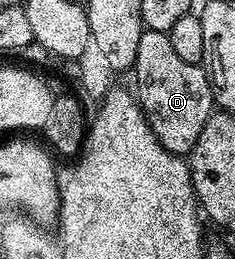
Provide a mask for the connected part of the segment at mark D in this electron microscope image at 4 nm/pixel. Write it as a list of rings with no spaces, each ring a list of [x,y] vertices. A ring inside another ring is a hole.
[[[145,29],[139,39],[139,55],[135,55],[131,76],[137,80],[137,89],[135,88],[137,104],[144,111],[151,131],[157,136],[159,143],[163,143],[163,147],[172,153],[189,154],[199,140],[199,134],[203,132],[203,123],[207,123],[209,116],[215,112],[213,86],[209,84],[208,73],[201,65],[186,63],[183,59],[179,59],[179,55],[171,48],[168,32]]]

